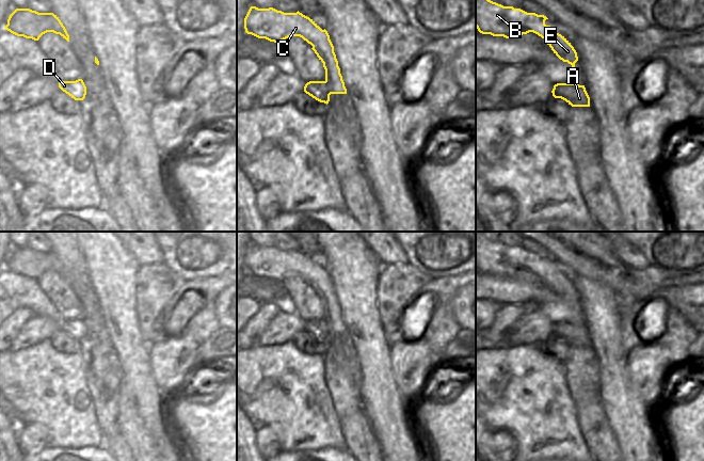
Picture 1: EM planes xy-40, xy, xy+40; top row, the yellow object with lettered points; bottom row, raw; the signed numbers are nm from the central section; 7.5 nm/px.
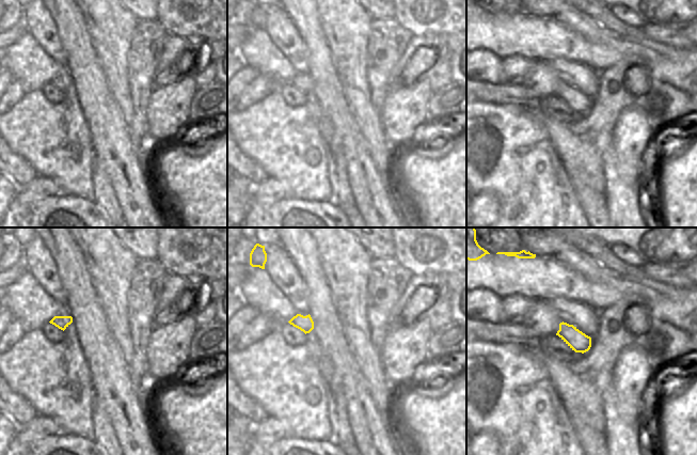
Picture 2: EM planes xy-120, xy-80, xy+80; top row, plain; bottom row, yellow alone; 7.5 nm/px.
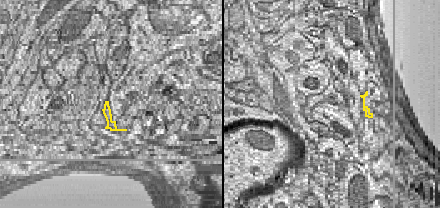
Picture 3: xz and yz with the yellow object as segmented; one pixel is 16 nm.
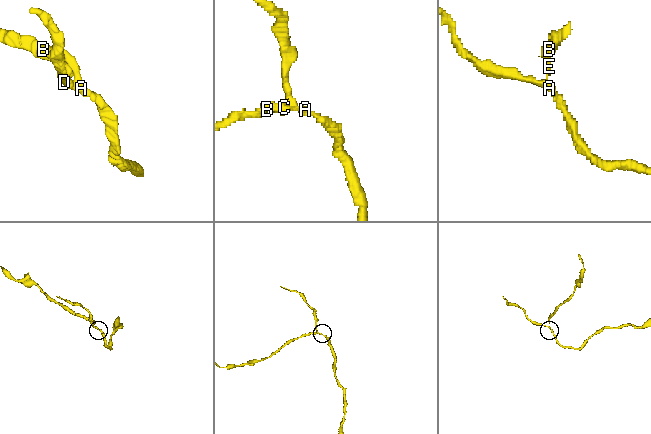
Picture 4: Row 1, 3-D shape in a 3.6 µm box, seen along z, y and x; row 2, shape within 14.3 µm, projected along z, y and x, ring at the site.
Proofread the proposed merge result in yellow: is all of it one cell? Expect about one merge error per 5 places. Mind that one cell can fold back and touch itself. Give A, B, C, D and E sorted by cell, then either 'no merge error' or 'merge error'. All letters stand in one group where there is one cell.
groups A D / B C E; merge error

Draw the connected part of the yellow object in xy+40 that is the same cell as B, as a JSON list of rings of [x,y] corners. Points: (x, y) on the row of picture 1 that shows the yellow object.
[[[476,0],[476,28],[482,34],[516,38],[533,32],[545,39],[554,53],[575,67],[577,52],[561,34],[545,25],[544,15],[527,13],[513,6],[503,6],[491,0]]]

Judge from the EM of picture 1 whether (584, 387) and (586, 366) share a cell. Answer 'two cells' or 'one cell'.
one cell

